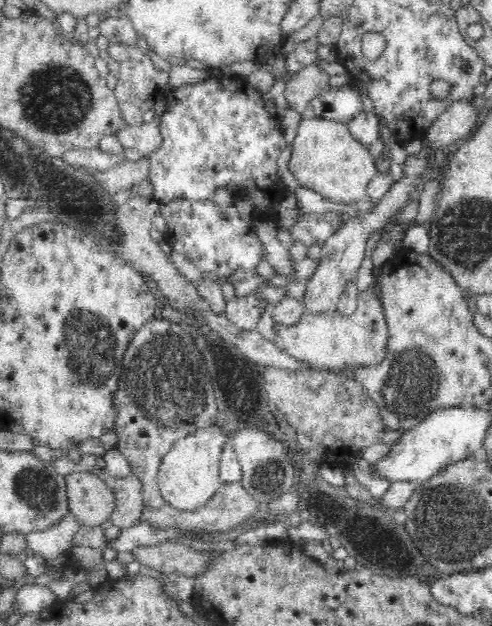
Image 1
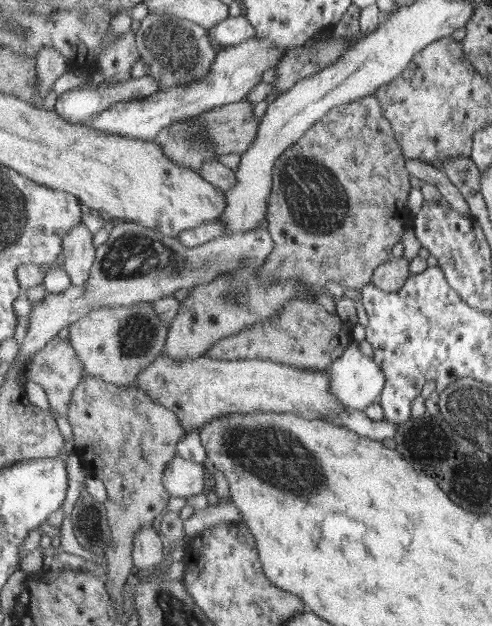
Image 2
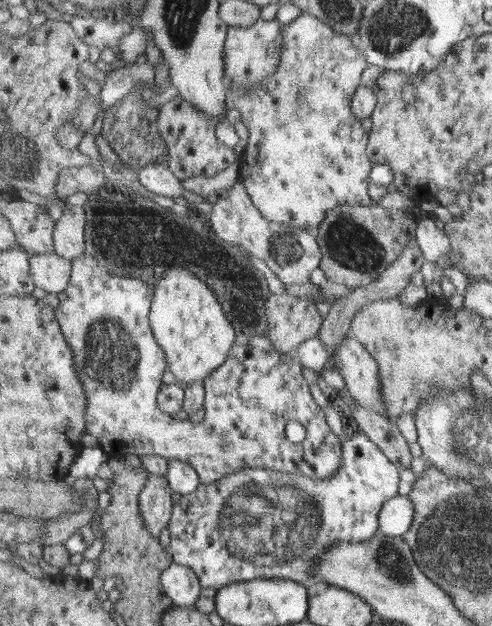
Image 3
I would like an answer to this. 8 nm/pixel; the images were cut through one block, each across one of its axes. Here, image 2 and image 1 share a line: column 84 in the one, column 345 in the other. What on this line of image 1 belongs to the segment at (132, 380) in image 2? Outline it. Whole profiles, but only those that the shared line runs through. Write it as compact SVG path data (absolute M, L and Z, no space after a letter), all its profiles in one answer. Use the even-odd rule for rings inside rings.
M376 280L370 284L370 288L360 293L357 300L358 306L354 314L342 316L338 311L304 312L295 323L276 323L273 330L278 338L279 348L284 349L293 359L300 359L320 368L336 368L344 370L352 365L371 365L381 360L384 354L387 328L382 314L382 307L377 300Z

